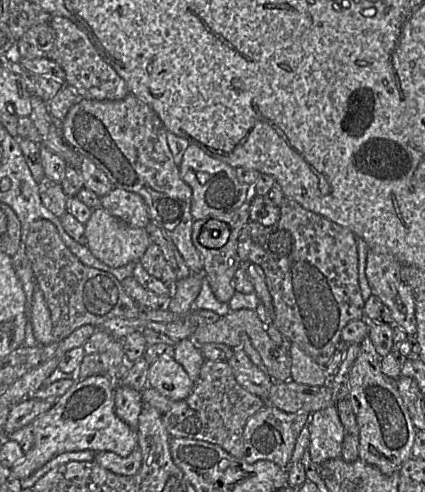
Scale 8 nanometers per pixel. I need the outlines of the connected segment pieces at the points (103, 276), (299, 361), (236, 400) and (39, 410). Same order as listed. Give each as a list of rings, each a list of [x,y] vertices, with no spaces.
[[[37,219],[32,222],[26,239],[26,254],[32,266],[35,283],[43,292],[50,311],[55,342],[63,340],[82,326],[99,327],[112,318],[144,319],[163,323],[189,322],[194,326],[211,324],[221,318],[216,312],[210,310],[190,310],[185,314],[176,314],[168,309],[154,310],[140,304],[125,292],[121,282],[113,274],[83,264],[65,245],[57,227],[46,219]]]
[[[291,344],[290,356],[292,381],[310,386],[323,386],[328,384],[329,378],[325,372],[325,367],[317,364],[298,345]]]
[[[205,360],[190,395],[173,401],[156,389],[146,386],[141,391],[143,405],[155,408],[171,437],[190,438],[220,446],[231,456],[243,458],[243,430],[247,420],[265,406],[258,396],[243,388],[235,379],[228,362]]]
[[[28,398],[11,407],[4,427],[4,439],[16,430],[31,425],[34,419],[48,411],[58,398]]]

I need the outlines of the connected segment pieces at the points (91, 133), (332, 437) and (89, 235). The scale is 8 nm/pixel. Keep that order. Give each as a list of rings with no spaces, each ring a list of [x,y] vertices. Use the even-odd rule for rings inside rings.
[[[132,93],[121,100],[97,101],[79,98],[61,122],[62,134],[73,149],[106,174],[113,187],[139,194],[147,205],[150,221],[161,227],[170,237],[191,273],[202,272],[202,260],[191,238],[192,189],[180,177],[167,142],[167,130],[156,112]]]
[[[335,405],[311,414],[309,426],[309,453],[311,461],[319,466],[331,459],[341,458],[344,427]]]
[[[102,207],[92,210],[90,218],[85,223],[83,241],[98,260],[112,268],[121,267],[130,262],[139,262],[151,243],[146,228],[132,227]]]

